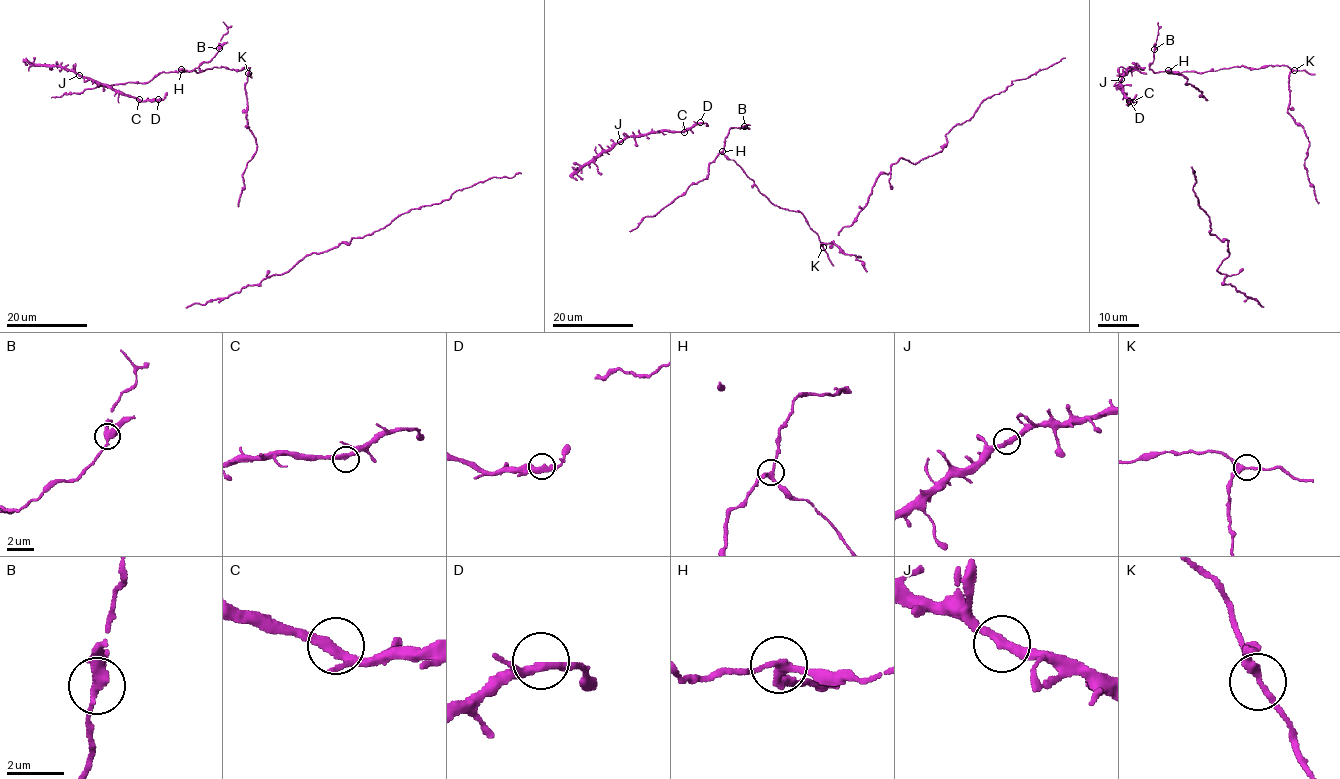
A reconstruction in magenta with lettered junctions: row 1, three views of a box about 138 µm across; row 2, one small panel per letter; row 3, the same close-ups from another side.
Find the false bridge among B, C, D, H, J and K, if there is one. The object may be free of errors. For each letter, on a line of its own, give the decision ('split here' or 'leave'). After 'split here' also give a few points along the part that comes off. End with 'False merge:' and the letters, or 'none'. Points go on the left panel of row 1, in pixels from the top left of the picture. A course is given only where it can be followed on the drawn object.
B: split here | (218, 48), (220, 38), (228, 31), (222, 21)
C: leave
D: leave
H: leave
J: leave
K: leave
False merge: B

